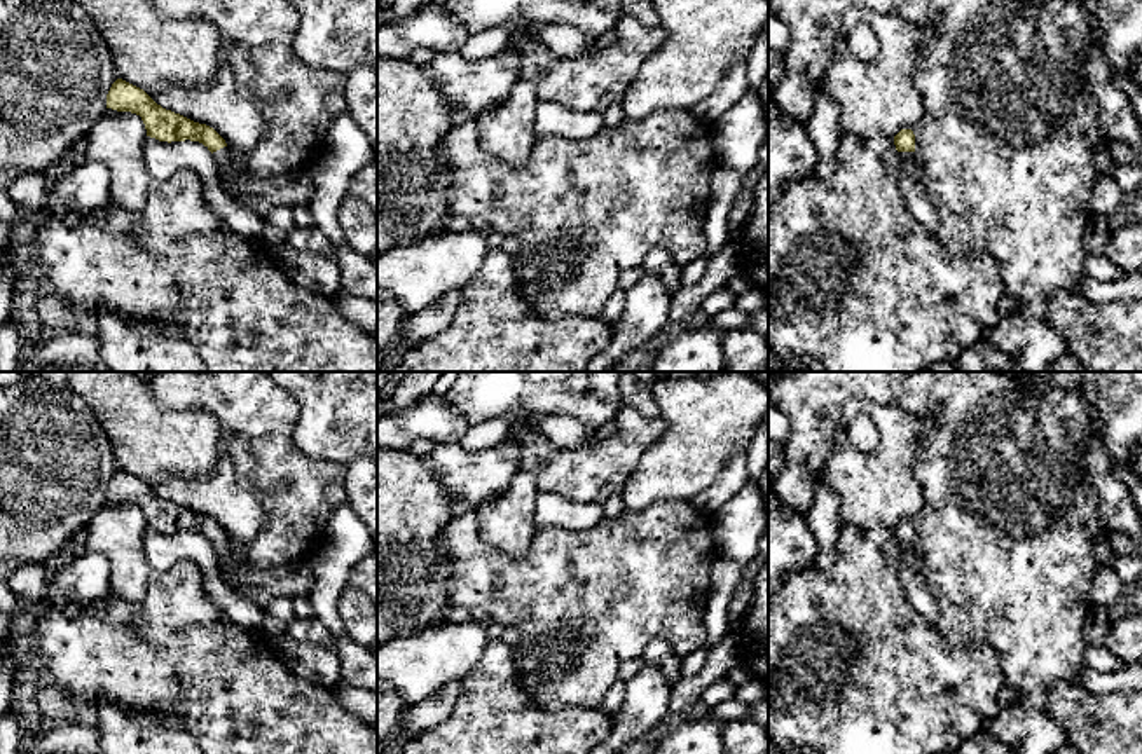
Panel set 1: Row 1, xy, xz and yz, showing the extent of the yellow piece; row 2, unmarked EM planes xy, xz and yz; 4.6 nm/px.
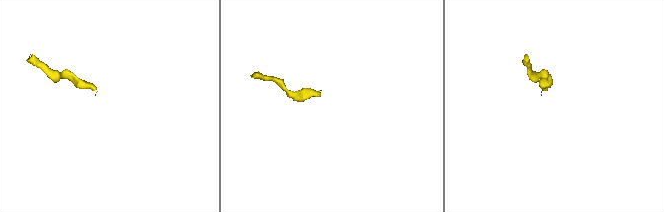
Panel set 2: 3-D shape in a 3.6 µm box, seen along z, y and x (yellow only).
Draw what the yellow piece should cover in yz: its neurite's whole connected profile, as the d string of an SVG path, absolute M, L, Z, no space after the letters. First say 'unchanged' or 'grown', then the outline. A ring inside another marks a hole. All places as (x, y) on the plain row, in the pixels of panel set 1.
grown; M901 520L896 527L894 527L894 536L896 541L899 543L899 560L905 555L906 550L913 548L915 543L915 525L912 520Z

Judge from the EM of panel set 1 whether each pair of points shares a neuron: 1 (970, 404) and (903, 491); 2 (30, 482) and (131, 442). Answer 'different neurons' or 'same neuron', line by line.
1: different neurons
2: different neurons

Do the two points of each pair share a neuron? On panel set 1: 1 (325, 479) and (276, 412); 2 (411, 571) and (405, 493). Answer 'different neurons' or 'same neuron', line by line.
1: same neuron
2: same neuron

